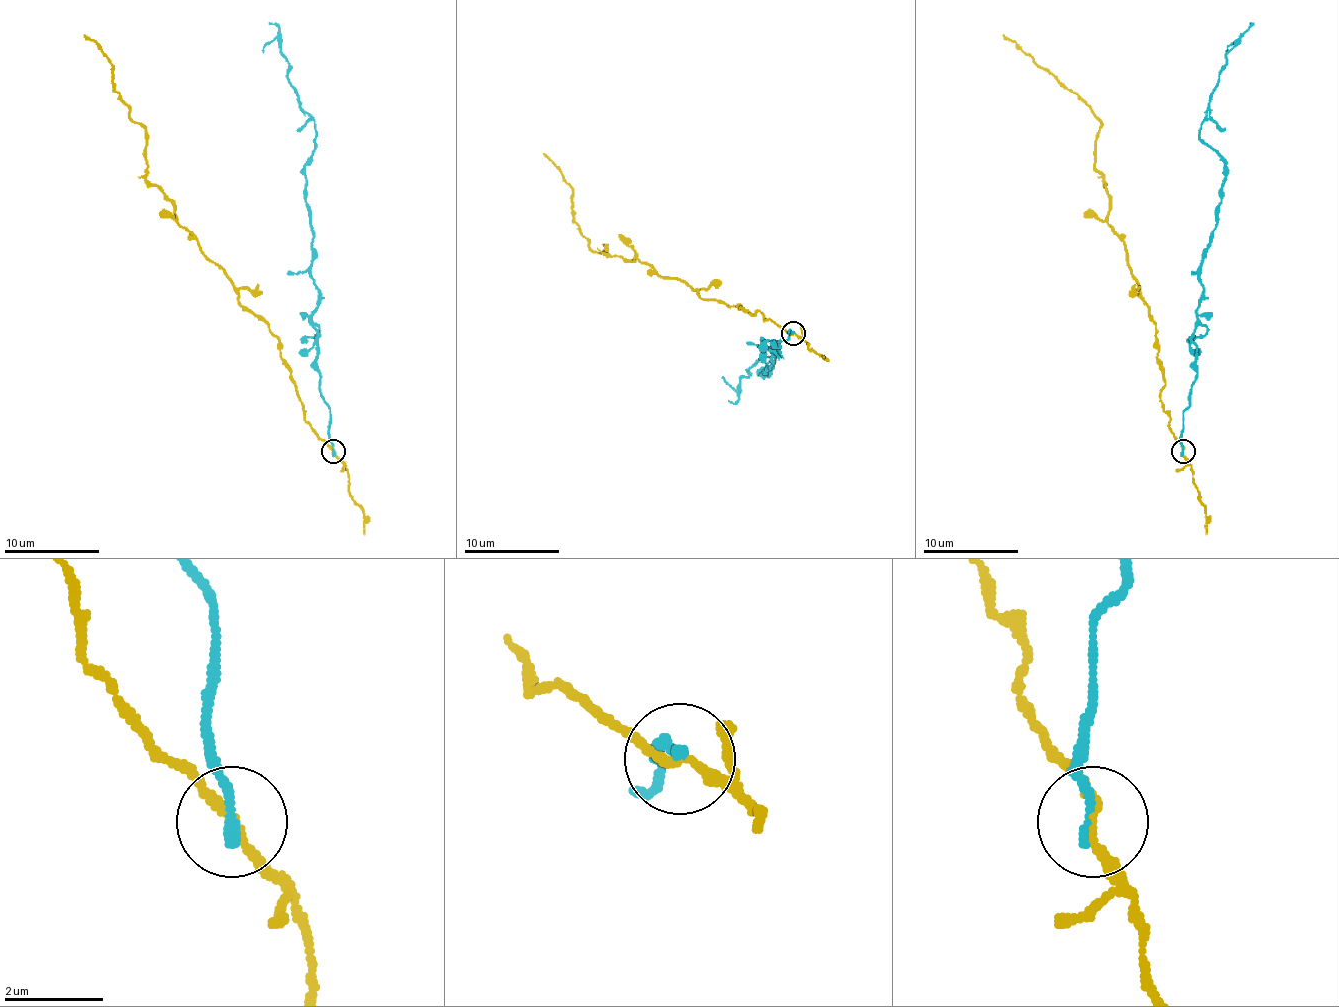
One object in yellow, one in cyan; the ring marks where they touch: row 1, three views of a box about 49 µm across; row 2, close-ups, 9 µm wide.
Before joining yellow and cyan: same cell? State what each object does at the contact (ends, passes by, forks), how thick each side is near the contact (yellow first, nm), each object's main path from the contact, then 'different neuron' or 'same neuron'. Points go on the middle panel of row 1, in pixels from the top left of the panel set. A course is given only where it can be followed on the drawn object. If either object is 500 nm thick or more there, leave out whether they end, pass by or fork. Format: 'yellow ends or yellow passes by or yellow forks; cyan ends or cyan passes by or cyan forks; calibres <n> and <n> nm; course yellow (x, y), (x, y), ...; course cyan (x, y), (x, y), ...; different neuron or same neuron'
yellow passes by; cyan ends; calibres 170 and 240 nm; course yellow (792, 334), (759, 310), (704, 301), (637, 258), (606, 246), (599, 253), (575, 222), (573, 188), (544, 153); course cyan (792, 334), (728, 401); different neuron

